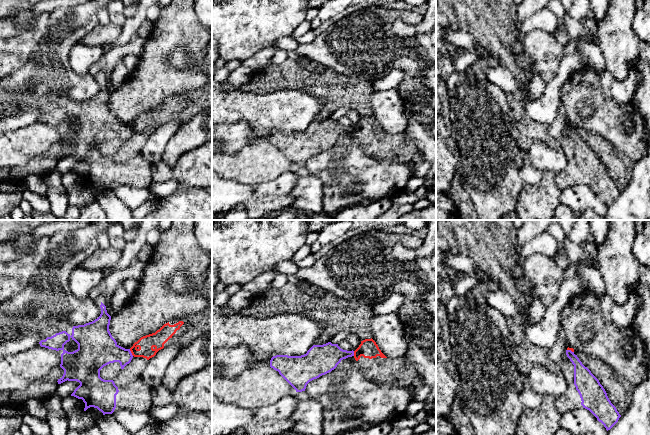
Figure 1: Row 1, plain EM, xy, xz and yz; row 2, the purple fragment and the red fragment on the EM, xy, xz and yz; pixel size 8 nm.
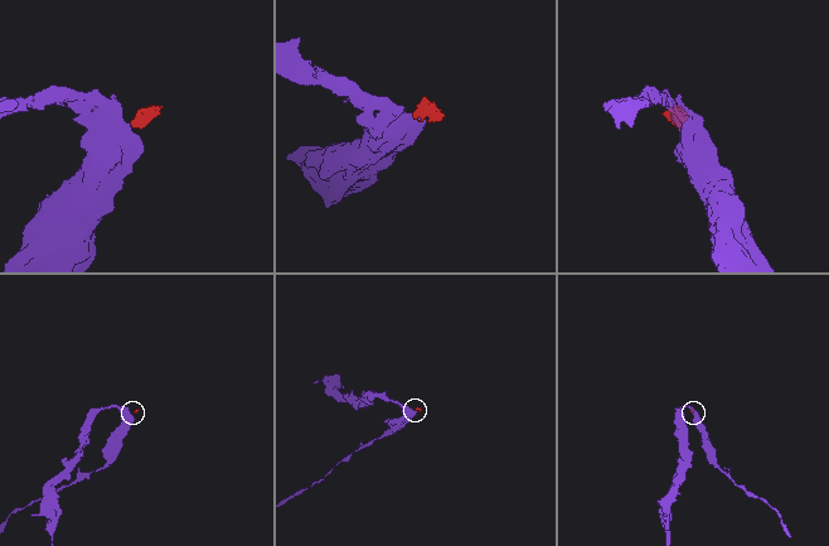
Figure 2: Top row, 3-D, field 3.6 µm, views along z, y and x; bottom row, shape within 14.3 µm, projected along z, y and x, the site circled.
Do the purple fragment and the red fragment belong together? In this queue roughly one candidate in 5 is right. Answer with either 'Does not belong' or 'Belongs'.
Does not belong

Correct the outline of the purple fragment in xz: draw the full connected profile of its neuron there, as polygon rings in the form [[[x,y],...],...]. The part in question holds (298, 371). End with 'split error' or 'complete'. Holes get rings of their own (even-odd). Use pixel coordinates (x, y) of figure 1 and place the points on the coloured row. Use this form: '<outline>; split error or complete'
[[[328,342],[313,345],[301,356],[273,356],[270,367],[278,371],[296,392],[302,392],[310,381],[331,372],[343,359],[352,356],[353,350],[343,350],[338,344]]]; complete

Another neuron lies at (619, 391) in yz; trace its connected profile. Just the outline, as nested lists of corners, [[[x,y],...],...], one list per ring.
[[[574,350],[574,354],[599,380],[611,403],[616,407],[619,414],[623,415],[632,402],[635,387],[597,357],[577,350]]]

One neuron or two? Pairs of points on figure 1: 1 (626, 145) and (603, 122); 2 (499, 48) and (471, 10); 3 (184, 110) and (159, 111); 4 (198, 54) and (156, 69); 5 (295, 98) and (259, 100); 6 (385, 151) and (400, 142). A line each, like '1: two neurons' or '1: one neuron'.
1: one neuron
2: one neuron
3: one neuron
4: one neuron
5: one neuron
6: one neuron

